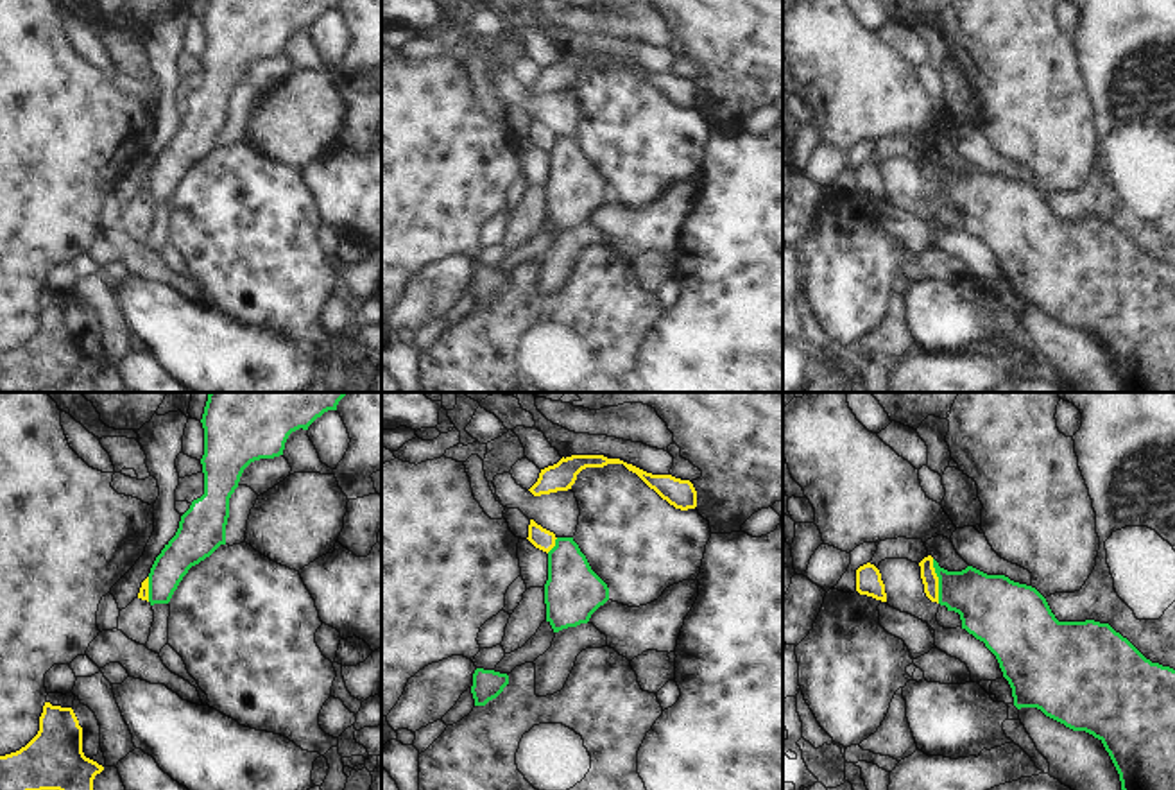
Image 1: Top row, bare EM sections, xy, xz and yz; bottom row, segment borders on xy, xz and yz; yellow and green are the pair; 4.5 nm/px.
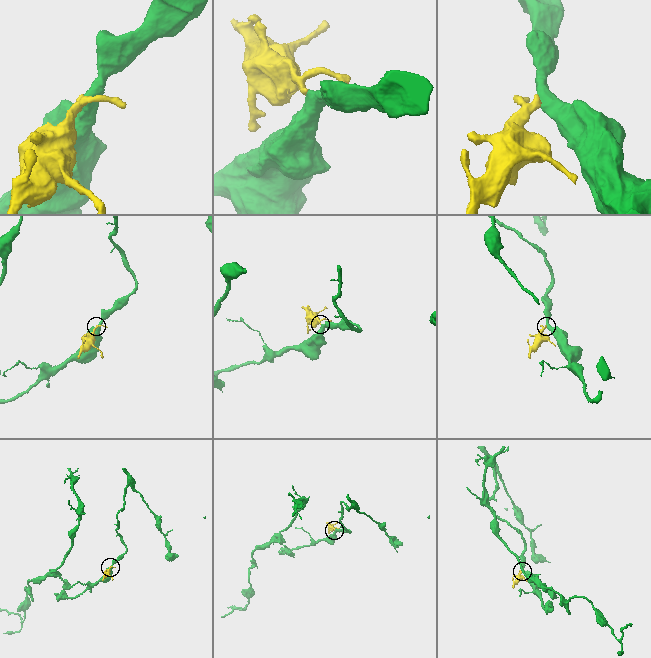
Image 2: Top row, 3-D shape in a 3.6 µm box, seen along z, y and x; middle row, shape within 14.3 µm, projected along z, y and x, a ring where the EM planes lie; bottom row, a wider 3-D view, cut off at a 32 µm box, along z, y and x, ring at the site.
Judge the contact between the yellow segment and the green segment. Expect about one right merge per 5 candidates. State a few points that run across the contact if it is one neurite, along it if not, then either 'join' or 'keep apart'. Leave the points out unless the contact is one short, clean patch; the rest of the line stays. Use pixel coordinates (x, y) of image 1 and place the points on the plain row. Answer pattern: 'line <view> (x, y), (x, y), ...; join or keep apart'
line yz (932, 158), (939, 201); keep apart

